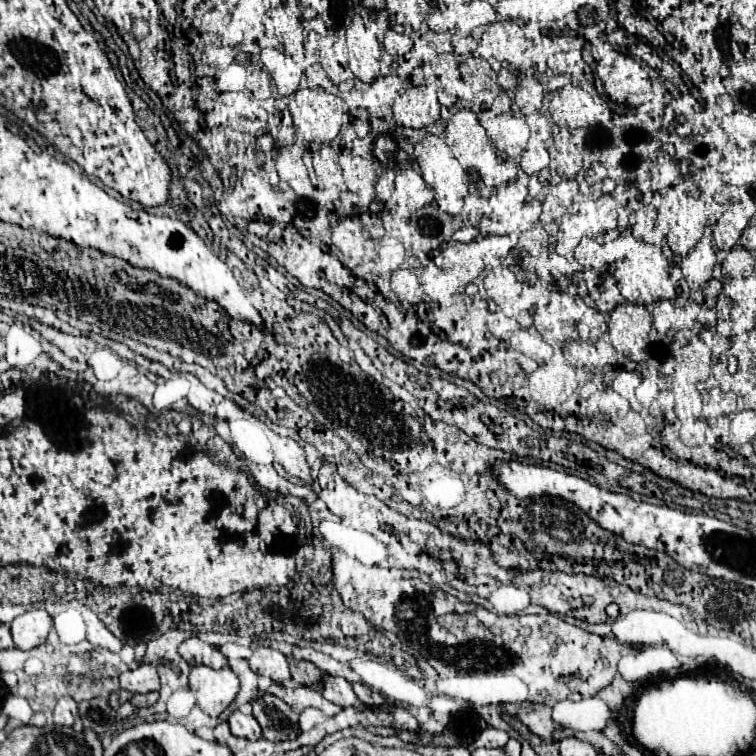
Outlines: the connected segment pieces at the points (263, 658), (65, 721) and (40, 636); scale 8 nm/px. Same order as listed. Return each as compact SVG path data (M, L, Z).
M256 648L250 658L250 670L260 676L268 676L278 684L290 678L286 656L280 650L272 648Z
M70 696L60 698L56 708L54 708L54 724L58 724L58 726L72 726L76 716L78 716L78 704Z
M30 610L12 622L12 640L18 650L32 650L44 644L48 632L52 630L52 618L44 610Z

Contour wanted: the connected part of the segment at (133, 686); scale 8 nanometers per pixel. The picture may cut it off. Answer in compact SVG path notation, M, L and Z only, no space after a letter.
M140 664L136 670L128 670L128 672L120 674L120 686L128 692L134 692L134 694L160 690L160 680L158 680L156 666Z

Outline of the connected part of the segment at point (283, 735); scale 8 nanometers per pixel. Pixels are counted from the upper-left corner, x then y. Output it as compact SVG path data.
M264 694L254 704L254 718L262 726L264 738L272 742L294 740L298 732L298 714L280 698Z

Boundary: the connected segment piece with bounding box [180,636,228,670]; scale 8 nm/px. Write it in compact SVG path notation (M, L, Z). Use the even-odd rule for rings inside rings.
M196 636L188 638L186 642L182 642L182 646L180 646L180 656L182 656L190 666L200 666L200 664L204 664L204 666L210 666L210 668L220 670L220 668L224 668L224 664L228 664L228 662L224 662L224 654L222 654L218 648L212 648L210 644L202 642L202 640L196 638Z

